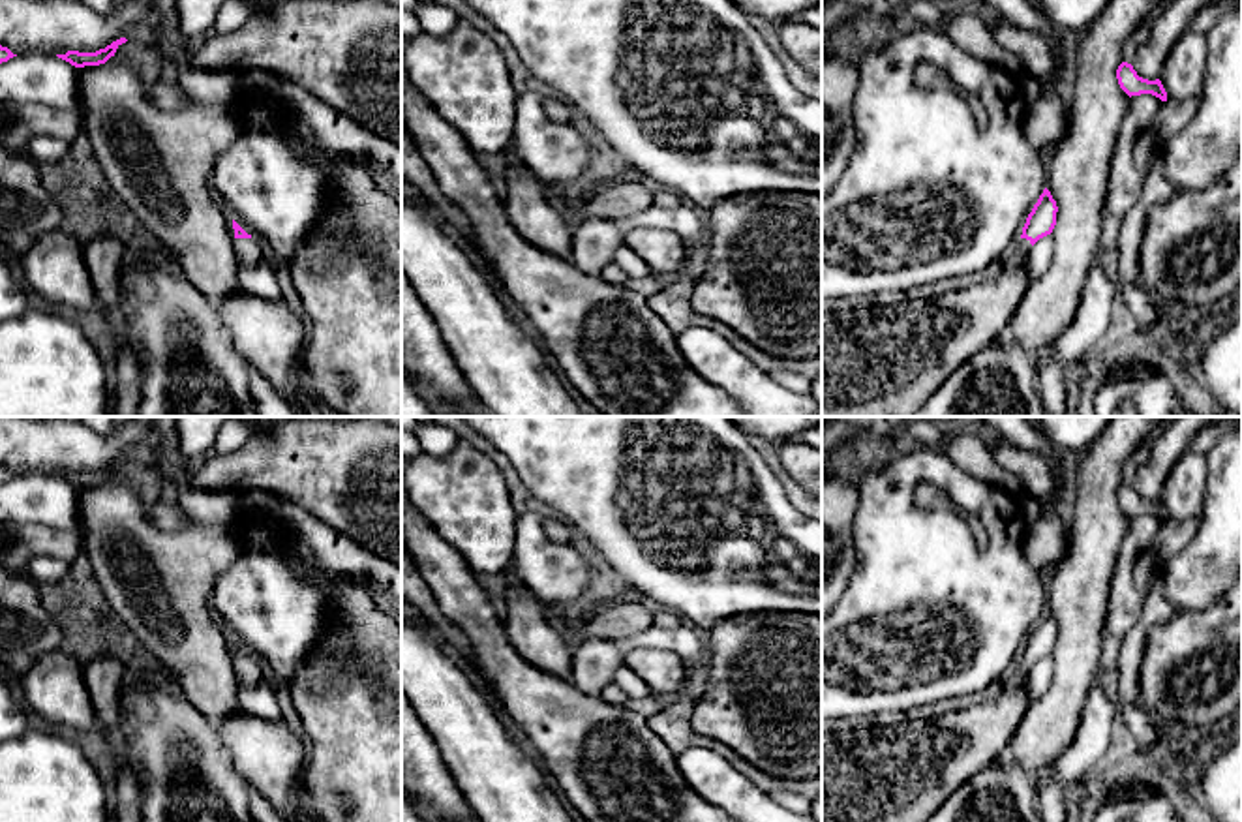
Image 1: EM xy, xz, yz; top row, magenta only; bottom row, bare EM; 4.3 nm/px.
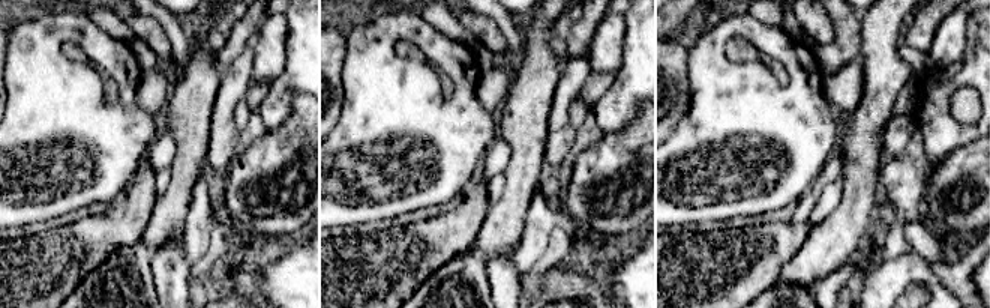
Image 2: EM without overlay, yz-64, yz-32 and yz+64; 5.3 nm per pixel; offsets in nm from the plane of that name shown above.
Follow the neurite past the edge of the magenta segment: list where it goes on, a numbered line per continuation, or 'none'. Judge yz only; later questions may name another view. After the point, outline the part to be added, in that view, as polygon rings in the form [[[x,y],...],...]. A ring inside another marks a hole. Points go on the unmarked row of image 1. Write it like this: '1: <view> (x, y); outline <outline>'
1: yz (1014, 678); outline [[[1021,659],[1017,666],[1006,674],[1006,677],[1002,679],[1002,685],[1007,689],[1019,687],[1024,681],[1030,668],[1032,668],[1030,661]]]

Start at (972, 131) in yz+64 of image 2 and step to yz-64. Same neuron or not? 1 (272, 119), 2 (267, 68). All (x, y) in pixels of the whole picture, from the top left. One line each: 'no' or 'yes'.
1: yes
2: no

